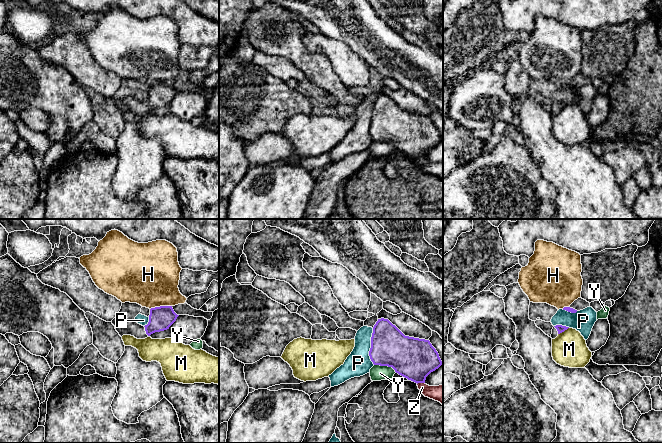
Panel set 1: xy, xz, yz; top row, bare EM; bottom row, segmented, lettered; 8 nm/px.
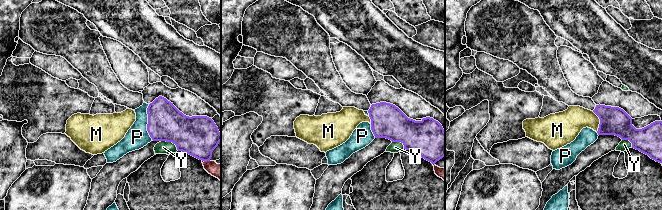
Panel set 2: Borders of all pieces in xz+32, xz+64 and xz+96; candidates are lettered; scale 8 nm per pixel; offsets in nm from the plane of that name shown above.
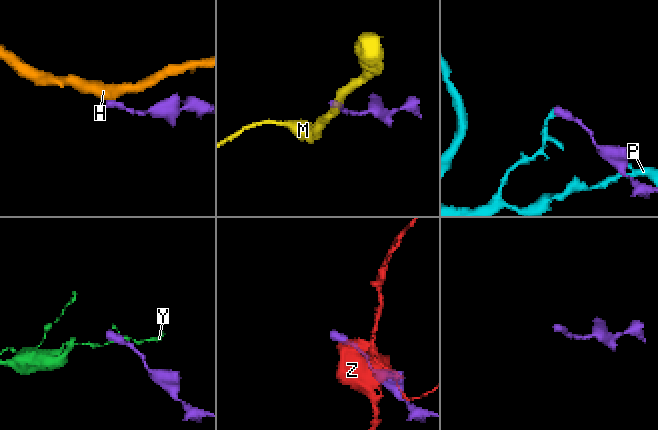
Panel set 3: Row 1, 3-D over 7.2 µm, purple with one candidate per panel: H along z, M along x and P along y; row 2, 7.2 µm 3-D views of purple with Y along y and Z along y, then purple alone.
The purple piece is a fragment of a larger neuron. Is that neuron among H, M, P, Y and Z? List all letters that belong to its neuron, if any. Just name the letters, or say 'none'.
none

